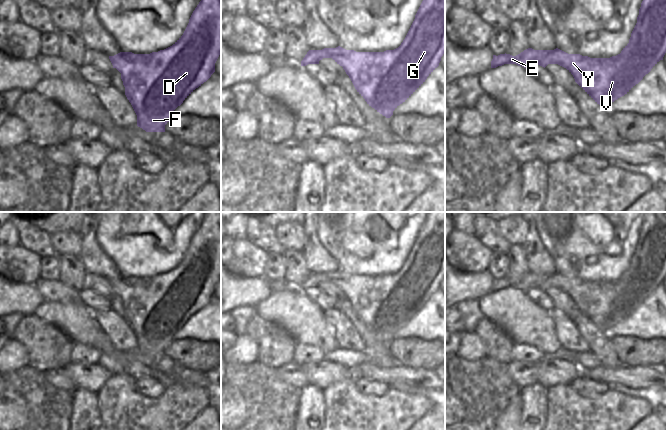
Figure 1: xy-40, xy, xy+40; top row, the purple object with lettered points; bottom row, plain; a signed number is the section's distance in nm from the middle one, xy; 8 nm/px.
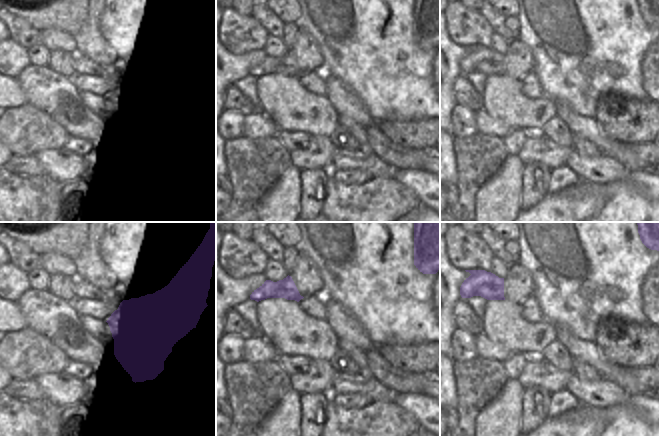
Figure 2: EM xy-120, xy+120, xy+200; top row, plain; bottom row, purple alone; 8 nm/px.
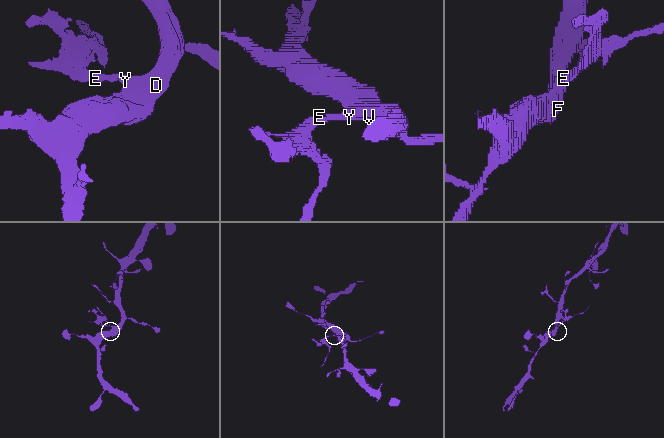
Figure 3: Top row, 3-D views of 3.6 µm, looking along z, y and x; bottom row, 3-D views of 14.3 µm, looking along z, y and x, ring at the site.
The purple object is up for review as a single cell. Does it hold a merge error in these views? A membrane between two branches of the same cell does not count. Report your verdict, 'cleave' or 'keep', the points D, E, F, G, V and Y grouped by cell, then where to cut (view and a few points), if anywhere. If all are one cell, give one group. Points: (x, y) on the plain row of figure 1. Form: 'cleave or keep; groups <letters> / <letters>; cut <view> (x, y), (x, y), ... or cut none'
cleave; groups D F G V Y / E; cut xy+40 (552, 274), (547, 280), (553, 284), (553, 287)

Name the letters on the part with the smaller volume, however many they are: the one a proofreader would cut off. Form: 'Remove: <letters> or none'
Remove: E

